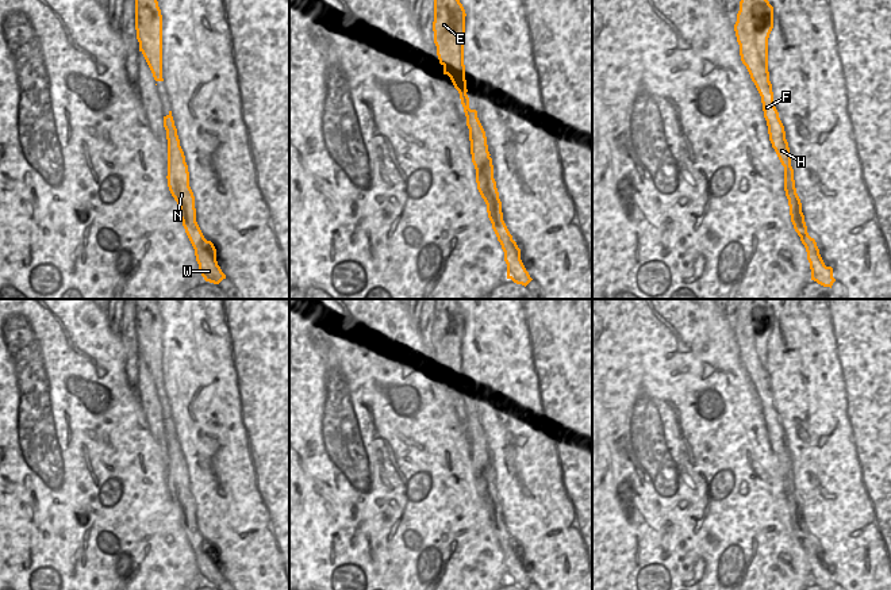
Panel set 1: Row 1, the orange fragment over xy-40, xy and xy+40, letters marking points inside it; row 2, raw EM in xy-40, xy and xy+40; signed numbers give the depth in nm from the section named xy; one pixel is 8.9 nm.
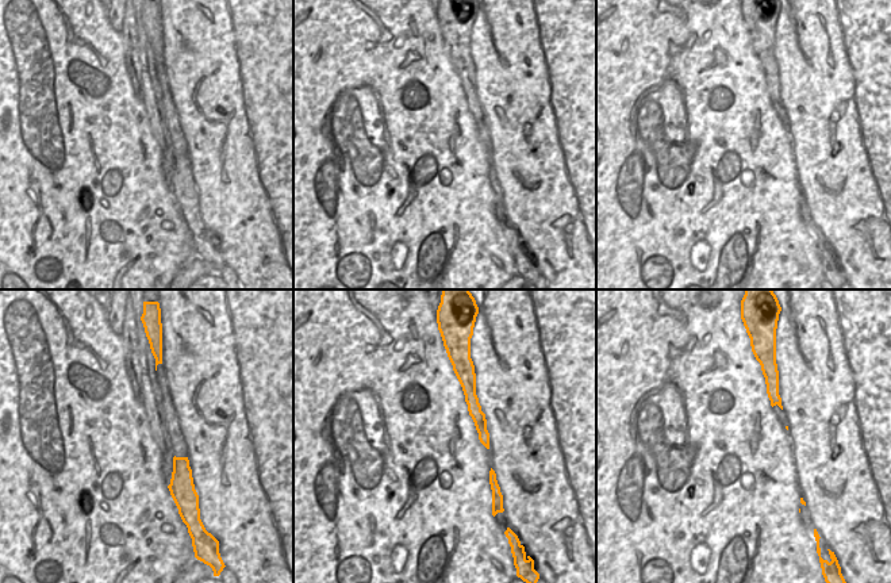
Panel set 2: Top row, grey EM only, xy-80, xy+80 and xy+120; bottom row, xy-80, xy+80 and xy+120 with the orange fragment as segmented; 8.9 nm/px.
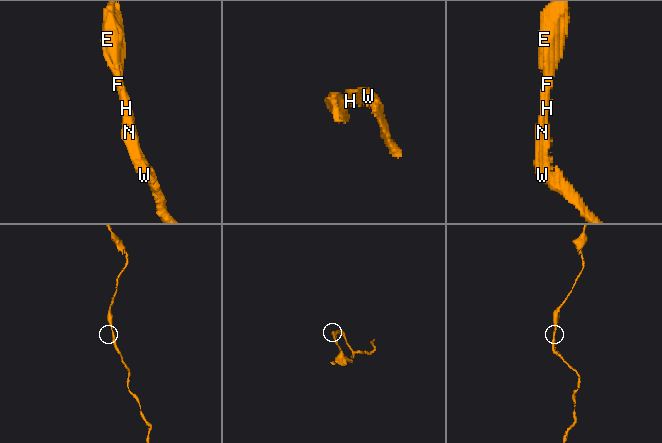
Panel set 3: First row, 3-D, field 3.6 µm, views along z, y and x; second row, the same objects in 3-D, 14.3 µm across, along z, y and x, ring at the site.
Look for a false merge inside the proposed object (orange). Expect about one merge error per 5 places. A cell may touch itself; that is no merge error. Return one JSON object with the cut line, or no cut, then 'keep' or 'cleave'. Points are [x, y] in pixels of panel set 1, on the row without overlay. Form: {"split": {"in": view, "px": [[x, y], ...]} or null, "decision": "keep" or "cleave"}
{"split": null, "decision": "keep"}

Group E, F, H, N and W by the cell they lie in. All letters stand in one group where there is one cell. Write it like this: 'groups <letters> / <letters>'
groups E F H N W

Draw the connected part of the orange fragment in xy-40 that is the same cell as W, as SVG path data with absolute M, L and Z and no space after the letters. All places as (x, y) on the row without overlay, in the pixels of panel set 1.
M172 414L164 419L168 442L168 490L180 510L180 521L185 536L195 552L199 574L206 585L219 587L226 578L216 564L216 552L207 544L196 525L195 499L189 490L189 475L184 455L180 449Z

